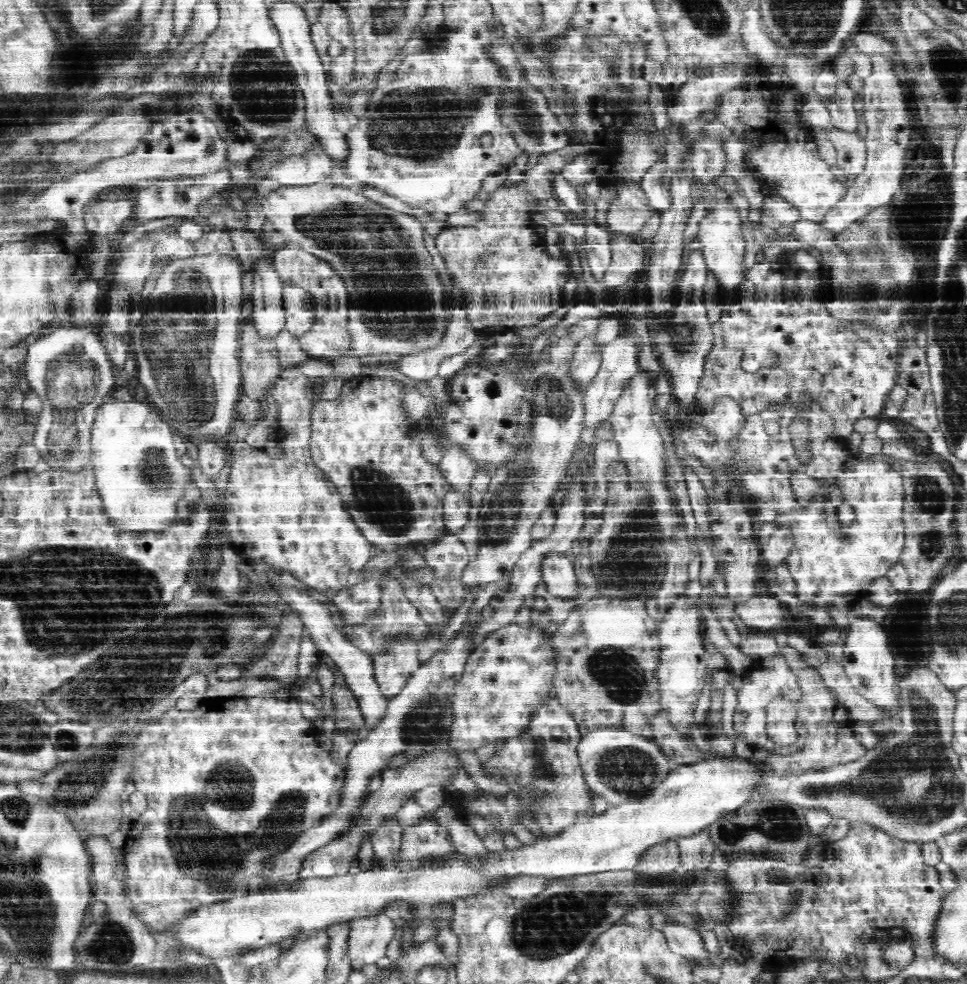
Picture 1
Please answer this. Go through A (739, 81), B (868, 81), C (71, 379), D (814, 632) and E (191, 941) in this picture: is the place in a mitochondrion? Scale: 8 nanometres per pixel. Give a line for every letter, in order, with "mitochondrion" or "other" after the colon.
A: other
B: other
C: mitochondrion
D: other
E: other

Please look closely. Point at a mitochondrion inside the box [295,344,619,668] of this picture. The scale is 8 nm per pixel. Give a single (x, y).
(386, 504)

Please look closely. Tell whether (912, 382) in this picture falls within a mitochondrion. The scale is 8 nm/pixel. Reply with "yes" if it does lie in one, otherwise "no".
no

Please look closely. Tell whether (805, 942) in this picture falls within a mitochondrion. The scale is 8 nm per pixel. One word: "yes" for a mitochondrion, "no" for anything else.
no

